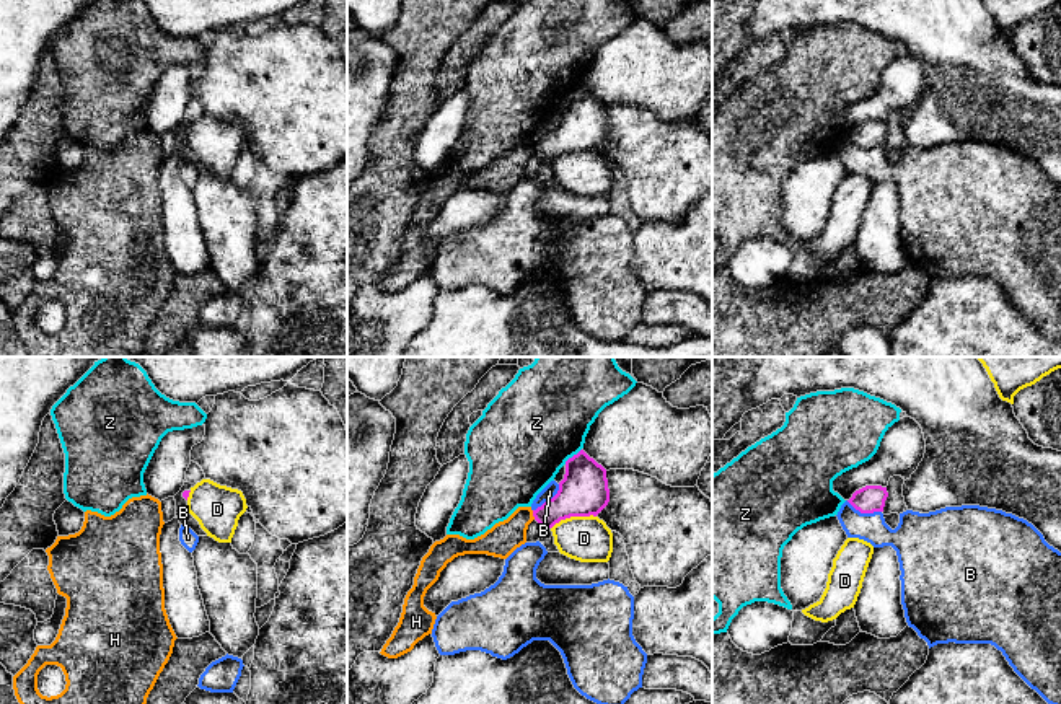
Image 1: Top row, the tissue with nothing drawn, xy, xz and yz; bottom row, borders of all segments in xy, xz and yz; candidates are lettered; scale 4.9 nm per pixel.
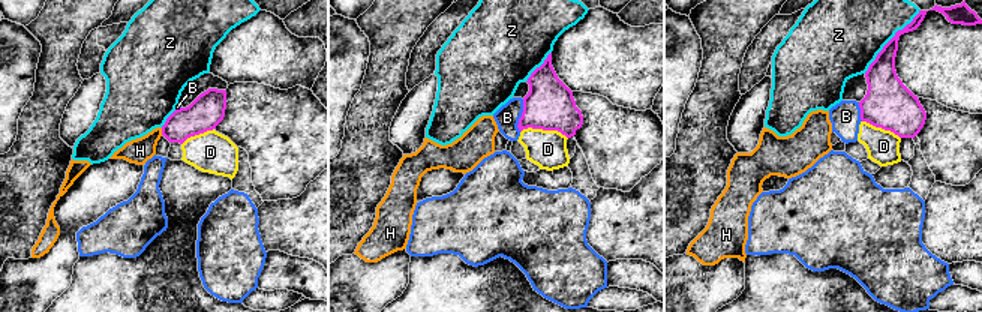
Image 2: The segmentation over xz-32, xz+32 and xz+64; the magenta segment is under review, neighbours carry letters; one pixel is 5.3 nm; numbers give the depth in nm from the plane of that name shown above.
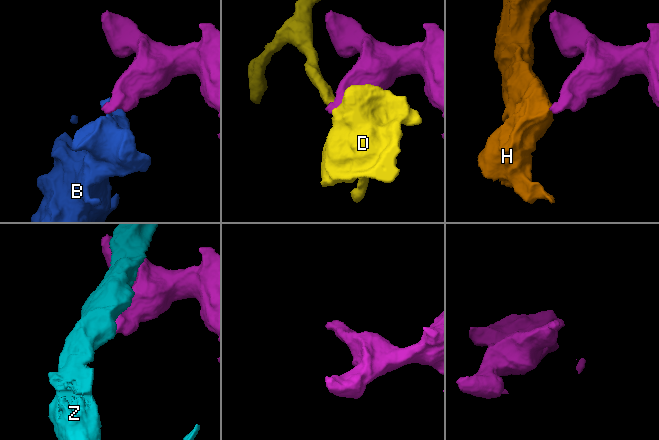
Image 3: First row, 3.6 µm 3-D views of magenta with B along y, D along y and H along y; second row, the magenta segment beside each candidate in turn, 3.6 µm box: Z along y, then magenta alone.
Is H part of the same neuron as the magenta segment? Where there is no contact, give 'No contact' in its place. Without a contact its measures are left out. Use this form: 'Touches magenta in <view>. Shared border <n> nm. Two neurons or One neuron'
Touches magenta in xz. Shared border 50 nm. Two neurons

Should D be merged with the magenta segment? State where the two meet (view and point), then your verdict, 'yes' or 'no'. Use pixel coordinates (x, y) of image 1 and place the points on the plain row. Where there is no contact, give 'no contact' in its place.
xz (572, 150) | no

